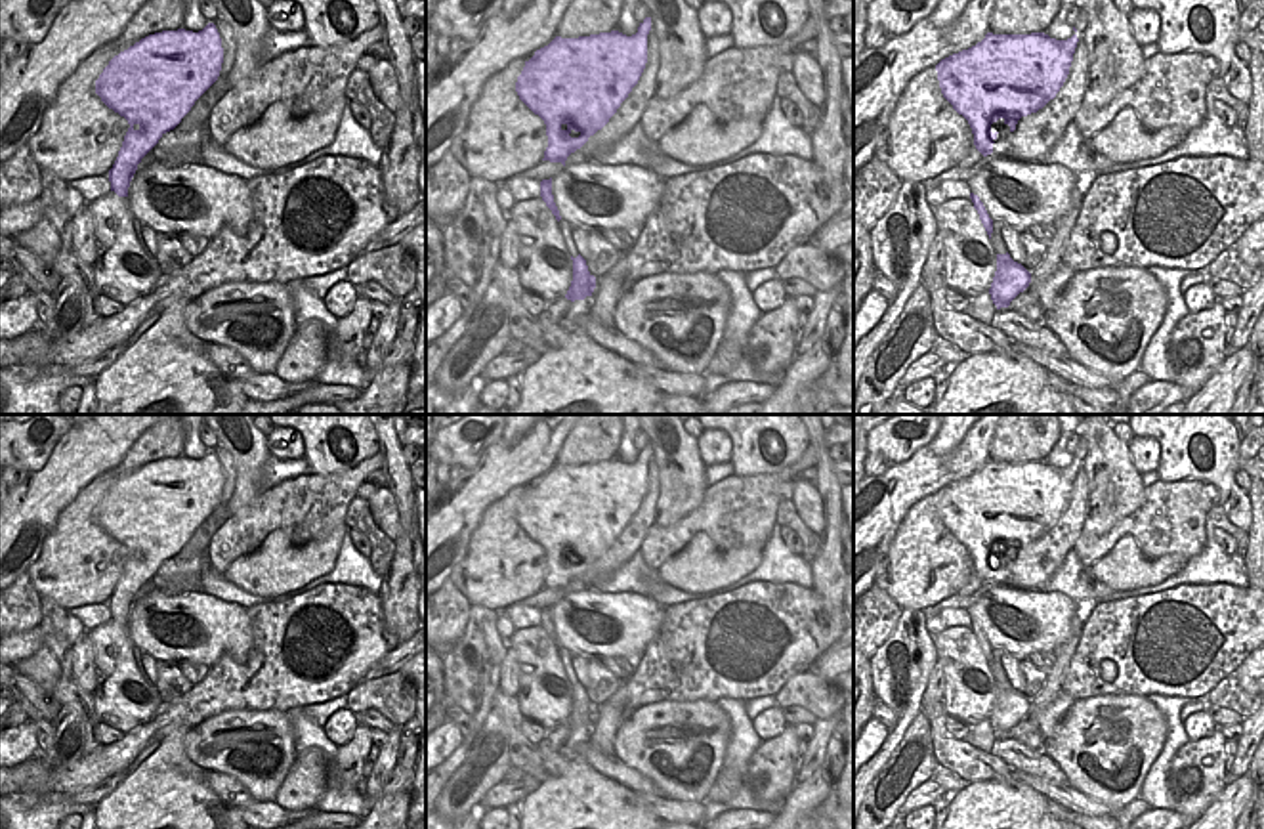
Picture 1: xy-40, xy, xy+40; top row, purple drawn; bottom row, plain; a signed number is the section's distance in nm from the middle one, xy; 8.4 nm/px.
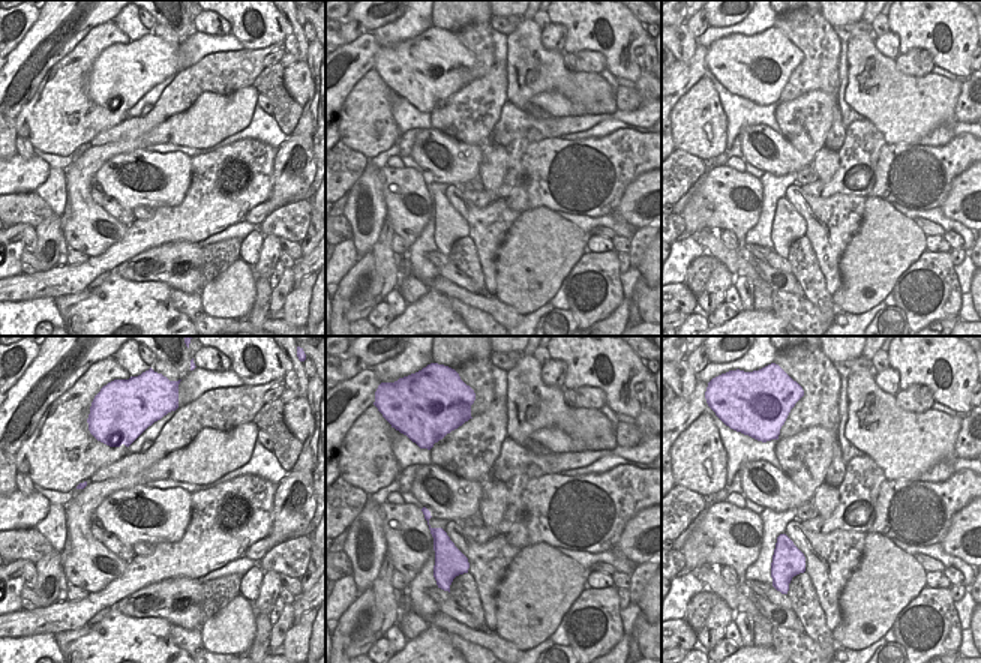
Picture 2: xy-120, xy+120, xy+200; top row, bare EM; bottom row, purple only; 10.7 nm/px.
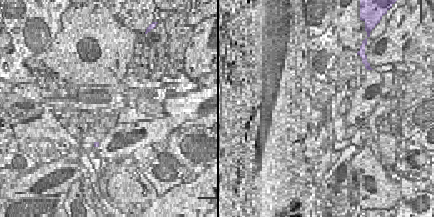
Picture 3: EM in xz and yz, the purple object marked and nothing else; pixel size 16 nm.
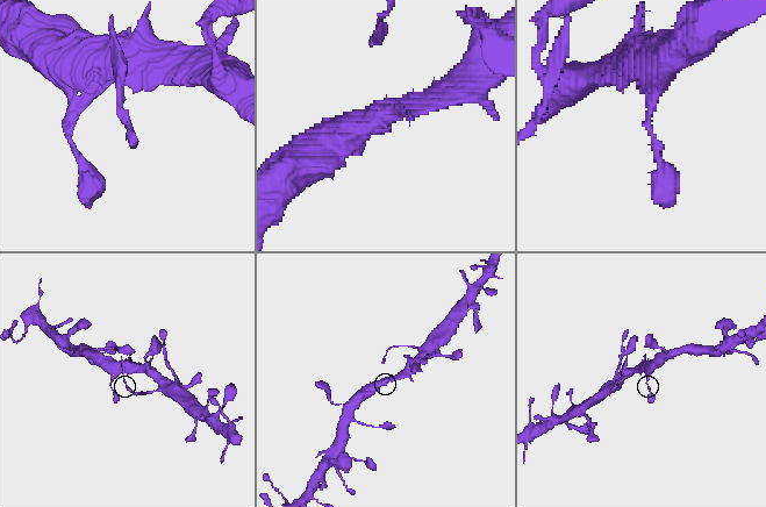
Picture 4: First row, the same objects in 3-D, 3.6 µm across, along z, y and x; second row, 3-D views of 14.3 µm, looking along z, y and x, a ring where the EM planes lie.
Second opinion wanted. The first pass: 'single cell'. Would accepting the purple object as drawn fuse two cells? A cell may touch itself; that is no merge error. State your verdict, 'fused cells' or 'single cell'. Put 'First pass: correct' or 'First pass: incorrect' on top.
First pass: correct
single cell

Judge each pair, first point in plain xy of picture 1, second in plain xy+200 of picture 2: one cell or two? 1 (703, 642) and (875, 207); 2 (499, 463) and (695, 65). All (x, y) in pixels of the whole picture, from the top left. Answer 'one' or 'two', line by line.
1: two
2: one

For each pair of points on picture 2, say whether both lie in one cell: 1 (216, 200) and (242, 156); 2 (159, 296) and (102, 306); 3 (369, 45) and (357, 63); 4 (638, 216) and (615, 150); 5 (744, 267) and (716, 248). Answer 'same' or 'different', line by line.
1: same
2: same
3: same
4: different
5: same

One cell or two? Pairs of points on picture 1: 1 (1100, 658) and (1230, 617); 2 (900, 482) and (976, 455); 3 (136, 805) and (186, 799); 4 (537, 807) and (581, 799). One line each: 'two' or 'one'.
1: one
2: one
3: one
4: one

